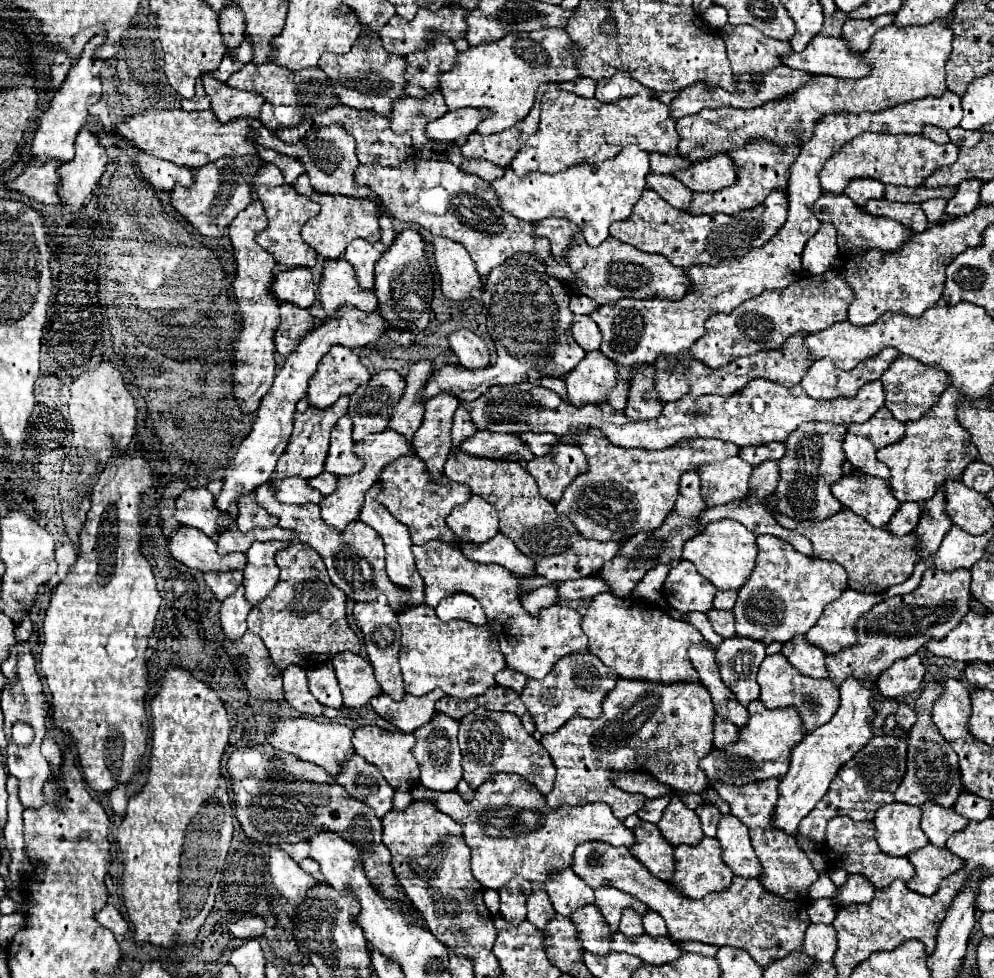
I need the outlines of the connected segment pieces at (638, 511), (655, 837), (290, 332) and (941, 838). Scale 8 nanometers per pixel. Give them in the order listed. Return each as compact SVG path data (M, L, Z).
M576 430L574 444L584 452L588 468L576 476L556 502L556 512L568 518L584 538L624 540L638 532L650 532L664 524L678 496L678 482L684 470L696 470L702 462L738 456L738 446L722 440L692 438L664 450L624 450L612 446L600 430Z
M638 822L632 828L636 842L632 844L632 856L642 862L656 878L668 880L672 876L672 846L664 842L656 824Z
M280 304L280 326L276 328L274 342L276 352L290 356L300 338L314 328L314 316L310 308L296 308L292 304Z
M926 802L922 806L922 830L936 848L944 848L948 836L964 830L966 824L968 818L958 814L954 808L944 808L936 802Z

